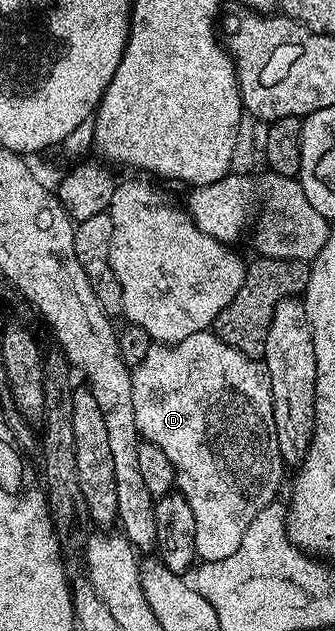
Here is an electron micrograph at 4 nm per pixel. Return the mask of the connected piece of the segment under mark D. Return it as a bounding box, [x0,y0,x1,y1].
[131,331,286,561]

